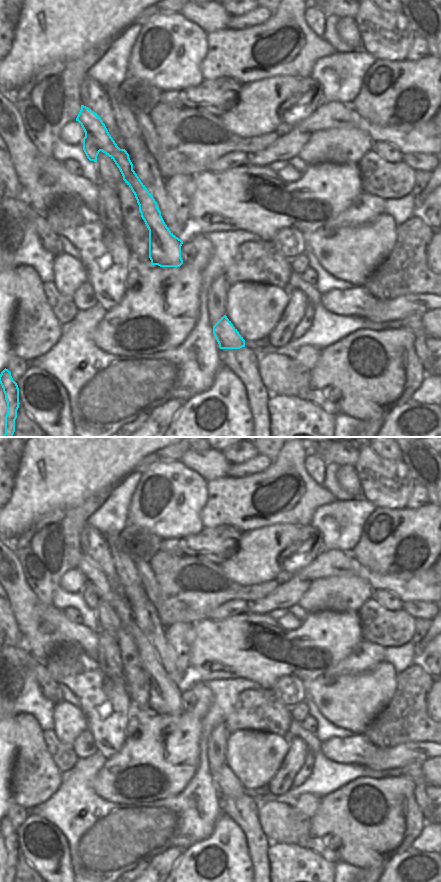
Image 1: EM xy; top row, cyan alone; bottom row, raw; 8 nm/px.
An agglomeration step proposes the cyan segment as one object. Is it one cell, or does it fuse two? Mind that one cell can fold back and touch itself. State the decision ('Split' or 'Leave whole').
Split

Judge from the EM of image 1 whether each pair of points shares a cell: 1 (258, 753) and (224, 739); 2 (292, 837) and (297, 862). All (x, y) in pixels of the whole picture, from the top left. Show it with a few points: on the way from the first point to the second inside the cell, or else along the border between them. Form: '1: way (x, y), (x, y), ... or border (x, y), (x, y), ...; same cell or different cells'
1: way (250, 753), (232, 747); same cell
2: border (270, 842), (300, 845); different cells

